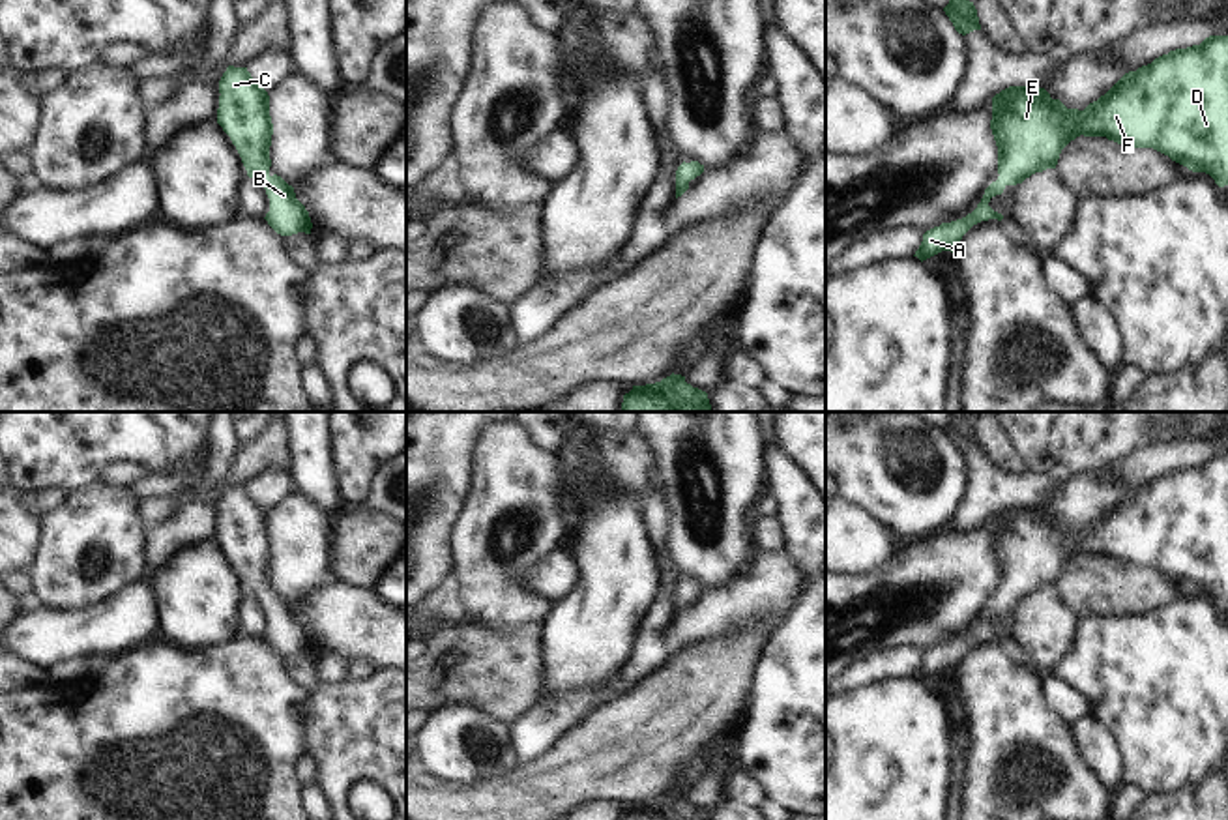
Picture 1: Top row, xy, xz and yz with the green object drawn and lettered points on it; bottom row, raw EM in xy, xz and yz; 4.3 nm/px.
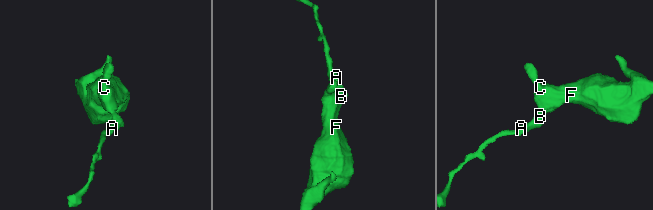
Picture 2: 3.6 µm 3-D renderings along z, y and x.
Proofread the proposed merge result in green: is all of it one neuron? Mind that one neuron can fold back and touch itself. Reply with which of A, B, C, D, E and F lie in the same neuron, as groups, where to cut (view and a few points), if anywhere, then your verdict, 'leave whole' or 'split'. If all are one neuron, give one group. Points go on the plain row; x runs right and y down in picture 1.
A B C D E F | no cut | leave whole

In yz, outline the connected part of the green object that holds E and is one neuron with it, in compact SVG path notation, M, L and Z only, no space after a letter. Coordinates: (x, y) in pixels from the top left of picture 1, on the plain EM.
M1209 455L1200 464L1170 470L1125 492L1084 530L1067 528L1045 507L1009 505L992 517L990 549L998 565L998 599L985 608L972 633L923 653L914 674L921 681L942 670L953 672L973 644L988 638L1001 640L1003 635L988 625L990 618L1035 592L1056 588L1061 569L1080 554L1153 567L1192 592L1209 593L1219 607L1228 605L1228 455Z

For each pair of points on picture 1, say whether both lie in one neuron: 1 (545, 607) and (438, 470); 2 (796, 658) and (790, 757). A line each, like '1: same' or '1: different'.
1: different
2: same

